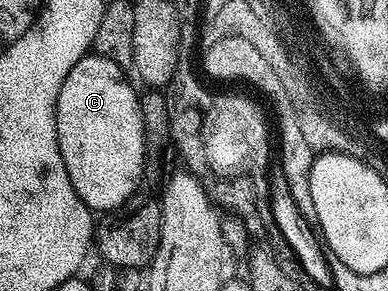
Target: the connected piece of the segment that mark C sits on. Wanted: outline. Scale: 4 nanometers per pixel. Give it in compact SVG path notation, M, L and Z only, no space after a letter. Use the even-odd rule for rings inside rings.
M90 53L84 55L67 73L67 81L63 81L63 89L59 89L57 102L57 140L59 153L63 157L63 165L67 165L67 177L71 177L71 185L75 185L75 193L89 206L94 213L116 212L128 199L138 194L141 174L145 171L147 160L147 144L143 117L141 116L141 100L139 91L129 84L126 72L115 61L107 57Z

